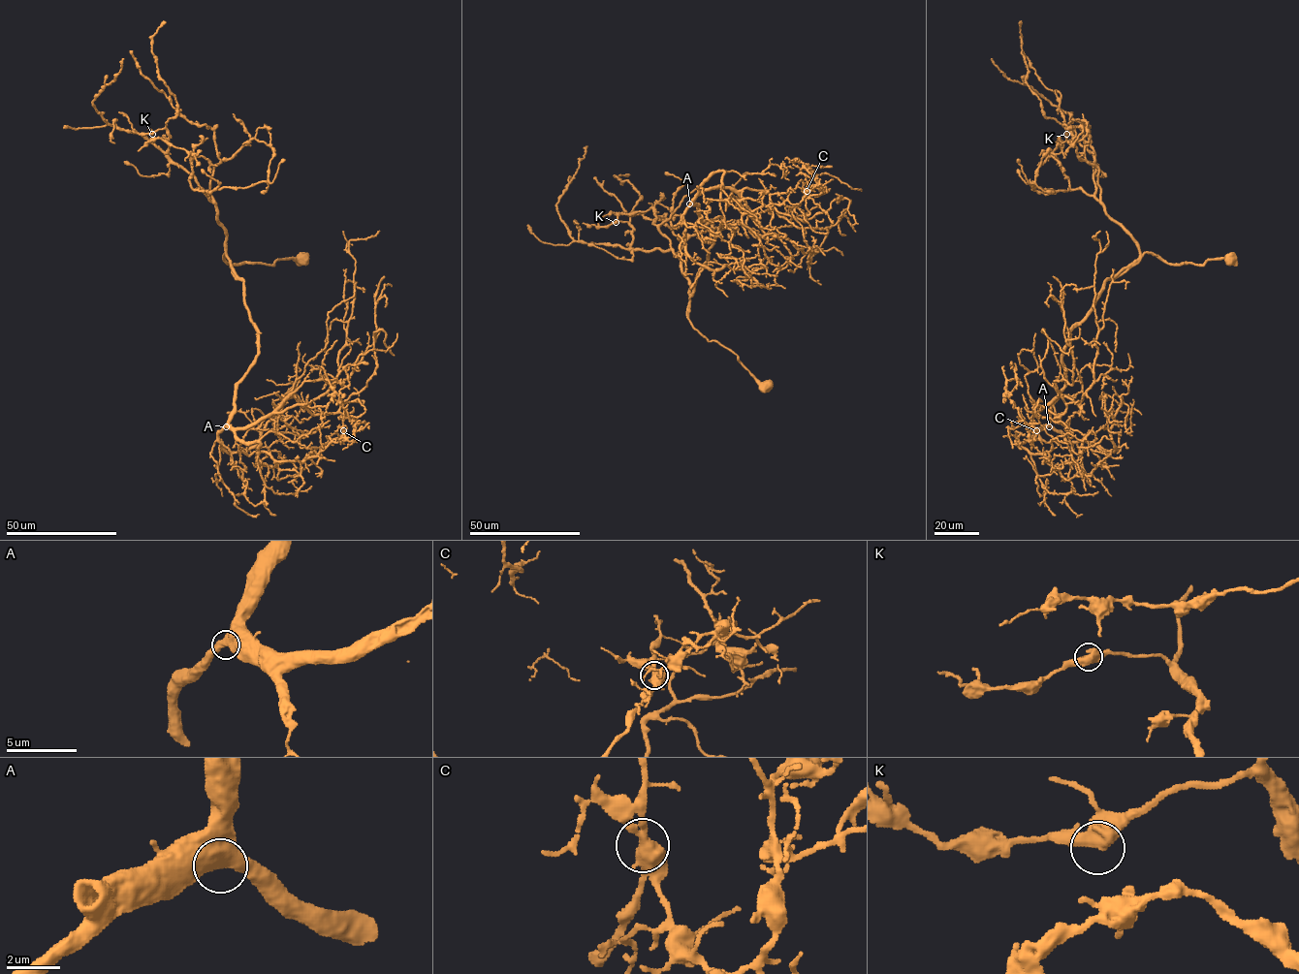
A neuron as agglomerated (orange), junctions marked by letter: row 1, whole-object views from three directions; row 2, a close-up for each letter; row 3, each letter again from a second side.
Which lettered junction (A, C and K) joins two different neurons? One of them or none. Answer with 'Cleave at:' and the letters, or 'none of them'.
Cleave at: C

